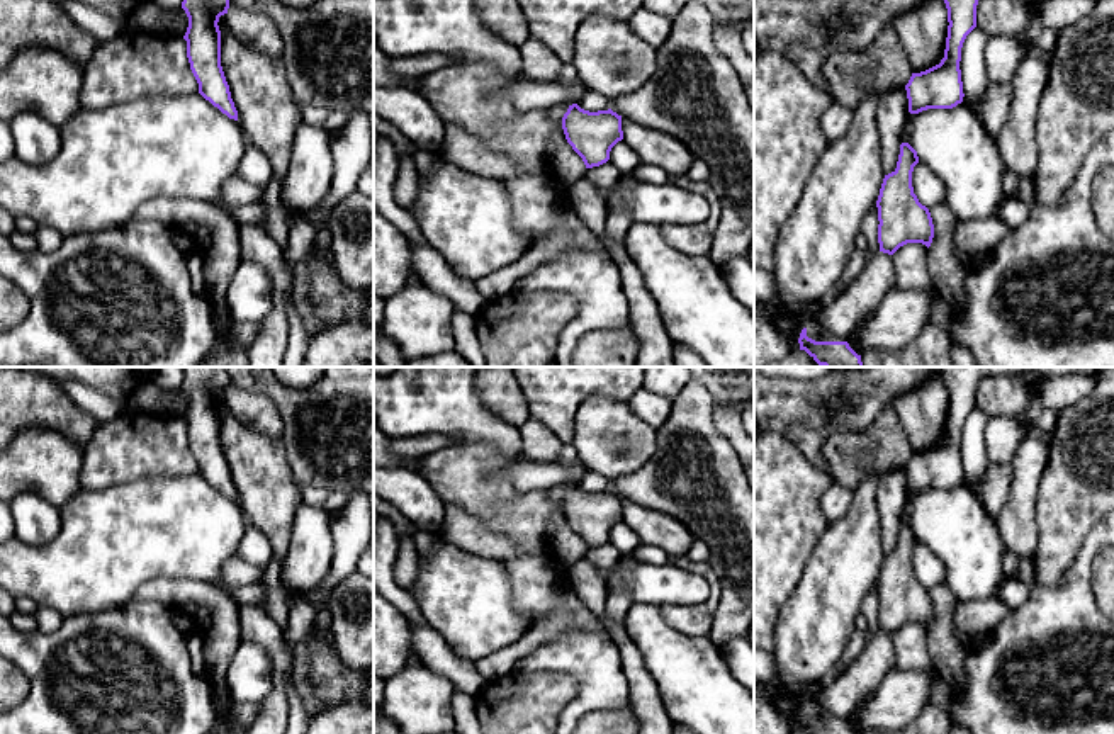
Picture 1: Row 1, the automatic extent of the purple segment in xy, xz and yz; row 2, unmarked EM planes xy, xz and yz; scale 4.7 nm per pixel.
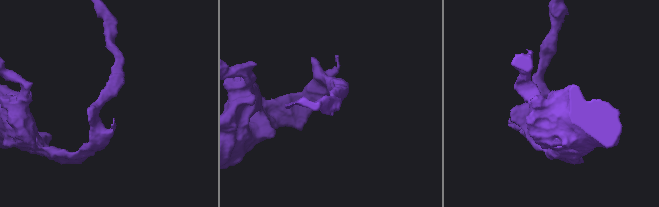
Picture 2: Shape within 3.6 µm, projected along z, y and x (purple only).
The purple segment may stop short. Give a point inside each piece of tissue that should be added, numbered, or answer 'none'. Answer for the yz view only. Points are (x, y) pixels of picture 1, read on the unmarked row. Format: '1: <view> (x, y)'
1: yz (788, 707)

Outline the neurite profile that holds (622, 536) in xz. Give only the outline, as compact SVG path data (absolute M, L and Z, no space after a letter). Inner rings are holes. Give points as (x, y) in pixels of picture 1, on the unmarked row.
M623 520L611 528L608 542L622 554L632 552L642 544L639 535Z

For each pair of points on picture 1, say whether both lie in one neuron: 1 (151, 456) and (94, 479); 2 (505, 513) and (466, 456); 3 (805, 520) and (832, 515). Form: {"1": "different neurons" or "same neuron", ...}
{"1": "same neuron", "2": "same neuron", "3": "different neurons"}

